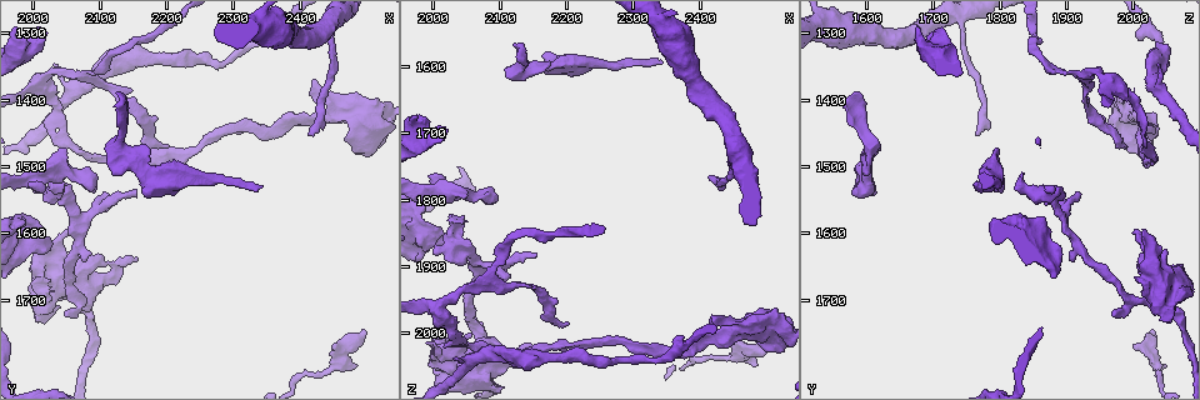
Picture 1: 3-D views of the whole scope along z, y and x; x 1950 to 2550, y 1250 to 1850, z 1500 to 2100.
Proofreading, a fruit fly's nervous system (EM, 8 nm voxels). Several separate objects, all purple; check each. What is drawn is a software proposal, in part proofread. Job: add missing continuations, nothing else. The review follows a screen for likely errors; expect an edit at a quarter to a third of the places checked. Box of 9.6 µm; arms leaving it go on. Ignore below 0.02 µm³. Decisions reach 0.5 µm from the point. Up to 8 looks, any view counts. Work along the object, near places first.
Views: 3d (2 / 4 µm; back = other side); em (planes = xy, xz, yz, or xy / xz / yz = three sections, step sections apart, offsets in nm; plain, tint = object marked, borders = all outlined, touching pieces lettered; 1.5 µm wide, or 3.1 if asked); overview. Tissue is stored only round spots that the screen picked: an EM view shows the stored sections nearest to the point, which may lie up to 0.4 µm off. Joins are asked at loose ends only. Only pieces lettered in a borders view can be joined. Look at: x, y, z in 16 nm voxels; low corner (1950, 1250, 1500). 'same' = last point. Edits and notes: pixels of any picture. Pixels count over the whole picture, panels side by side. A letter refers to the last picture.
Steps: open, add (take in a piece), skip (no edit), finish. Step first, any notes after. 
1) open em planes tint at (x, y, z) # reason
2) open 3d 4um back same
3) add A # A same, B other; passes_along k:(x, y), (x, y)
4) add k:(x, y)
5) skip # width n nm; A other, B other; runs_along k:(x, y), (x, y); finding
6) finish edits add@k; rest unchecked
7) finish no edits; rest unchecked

open em yz step 4 borders at (2010, 1730, 2040) # free end

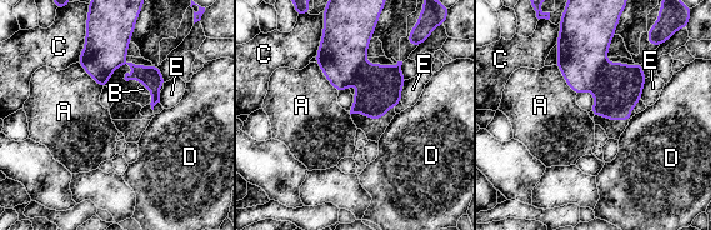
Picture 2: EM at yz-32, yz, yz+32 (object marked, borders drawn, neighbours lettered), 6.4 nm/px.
skip # longest_contact A 240 nm; A other, B other, C other, D other, E other; border 2:(555, 65), (566, 84), (576, 94); no lettered piece goes on from it

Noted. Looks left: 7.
open em planes tint at (2415, 1455, 1765) # branch stops here

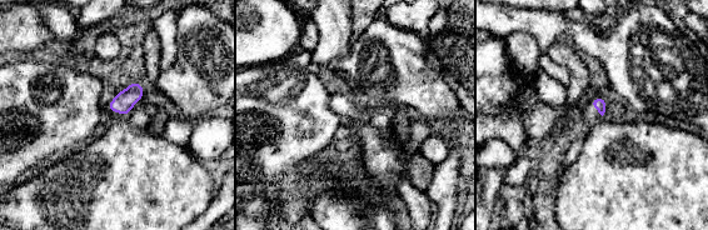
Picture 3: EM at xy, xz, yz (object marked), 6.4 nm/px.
open em planes borders same

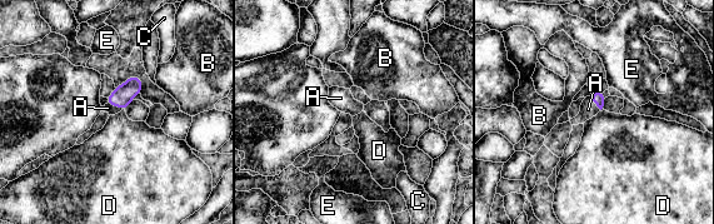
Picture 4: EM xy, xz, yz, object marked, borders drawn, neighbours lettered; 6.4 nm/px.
add 4:(108, 108) # A same, B other, C other, D other, E other; passes_along 4:(121, 96), (114, 105), (108, 108); the neuron continues

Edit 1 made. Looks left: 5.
open 3d 4um at (2340, 1530, 1595) # an open end

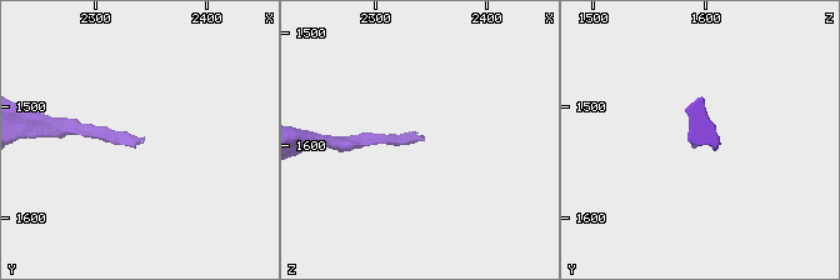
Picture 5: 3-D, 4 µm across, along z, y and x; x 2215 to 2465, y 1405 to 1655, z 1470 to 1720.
open em planes borders at (2344, 1532, 1592) # shape alone is not enough

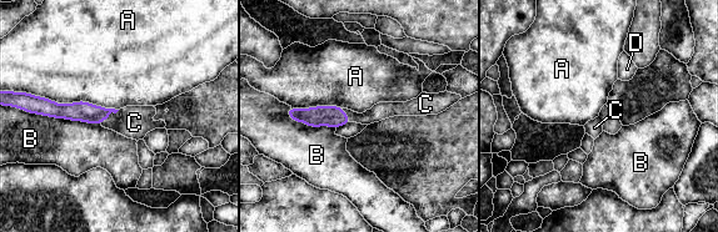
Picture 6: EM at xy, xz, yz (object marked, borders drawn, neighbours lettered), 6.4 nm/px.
add 6:(134, 122) # width 130 nm; A other, B other, C same, D other; the neuron continues

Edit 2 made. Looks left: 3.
finish edits add@4, add@6; rest unchecked

